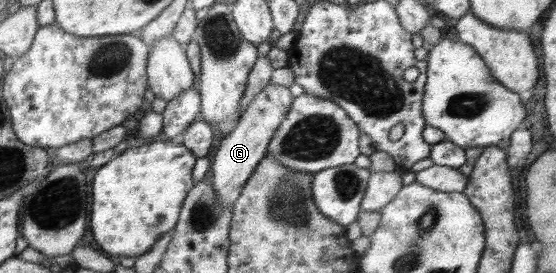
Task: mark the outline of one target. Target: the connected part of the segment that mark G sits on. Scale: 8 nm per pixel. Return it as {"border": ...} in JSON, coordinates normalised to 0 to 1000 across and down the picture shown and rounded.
{"border":[[[480,304],[432,425],[426,462],[396,516],[394,546],[383,571],[383,601],[376,623],[383,648],[387,707],[397,729],[401,758],[419,755],[430,725],[441,670],[466,608],[469,579],[477,571],[491,487],[513,440],[523,370],[527,352],[520,319]]]}

